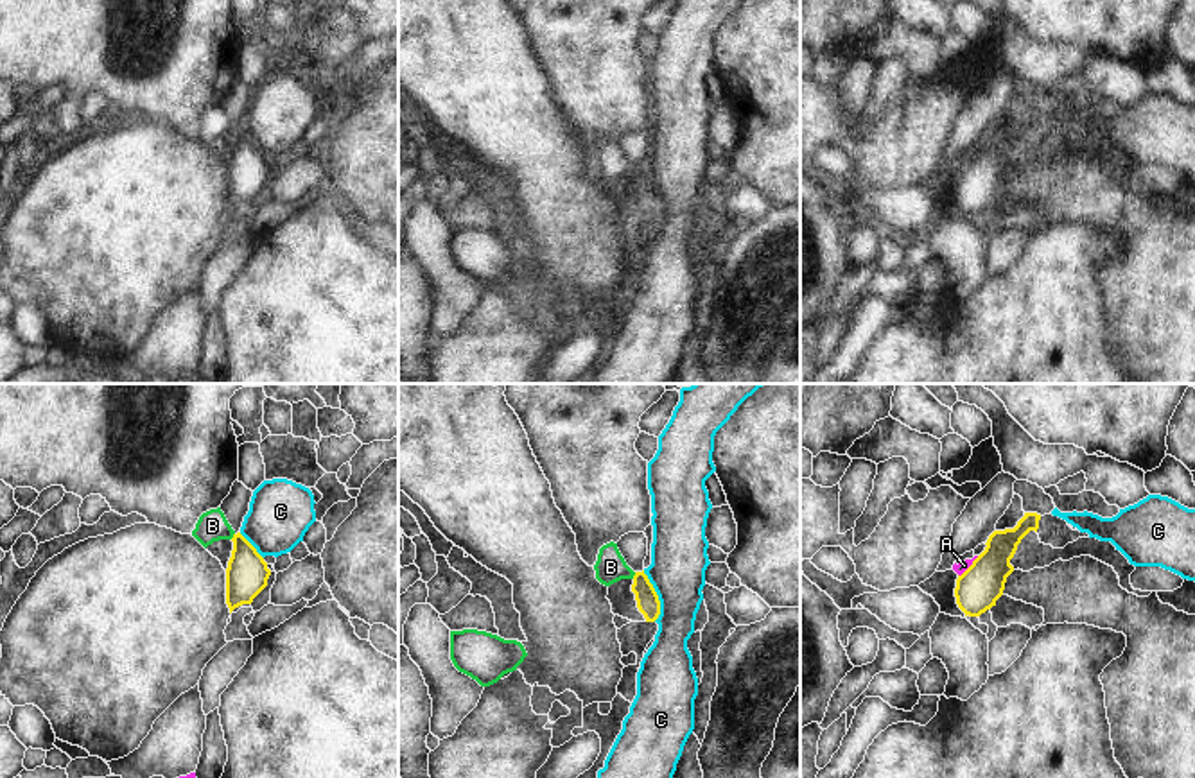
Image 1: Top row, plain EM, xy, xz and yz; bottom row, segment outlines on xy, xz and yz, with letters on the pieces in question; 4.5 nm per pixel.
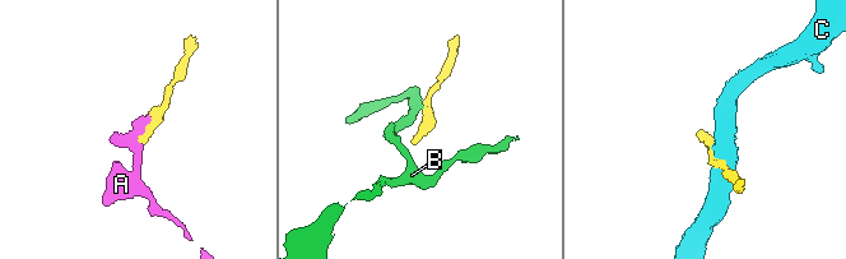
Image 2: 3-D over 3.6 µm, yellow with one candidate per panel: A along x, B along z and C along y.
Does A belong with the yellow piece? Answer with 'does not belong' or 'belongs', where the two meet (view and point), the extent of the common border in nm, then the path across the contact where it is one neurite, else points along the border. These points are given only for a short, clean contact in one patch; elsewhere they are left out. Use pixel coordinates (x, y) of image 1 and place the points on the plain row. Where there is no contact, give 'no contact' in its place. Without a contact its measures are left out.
belongs; meets yellow in yz at (969, 165); contact 130 nm long; runs through yz (978, 187), (978, 178), (969, 165), (964, 164)

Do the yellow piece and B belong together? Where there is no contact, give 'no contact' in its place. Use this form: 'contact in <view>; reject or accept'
contact in xz; reject

